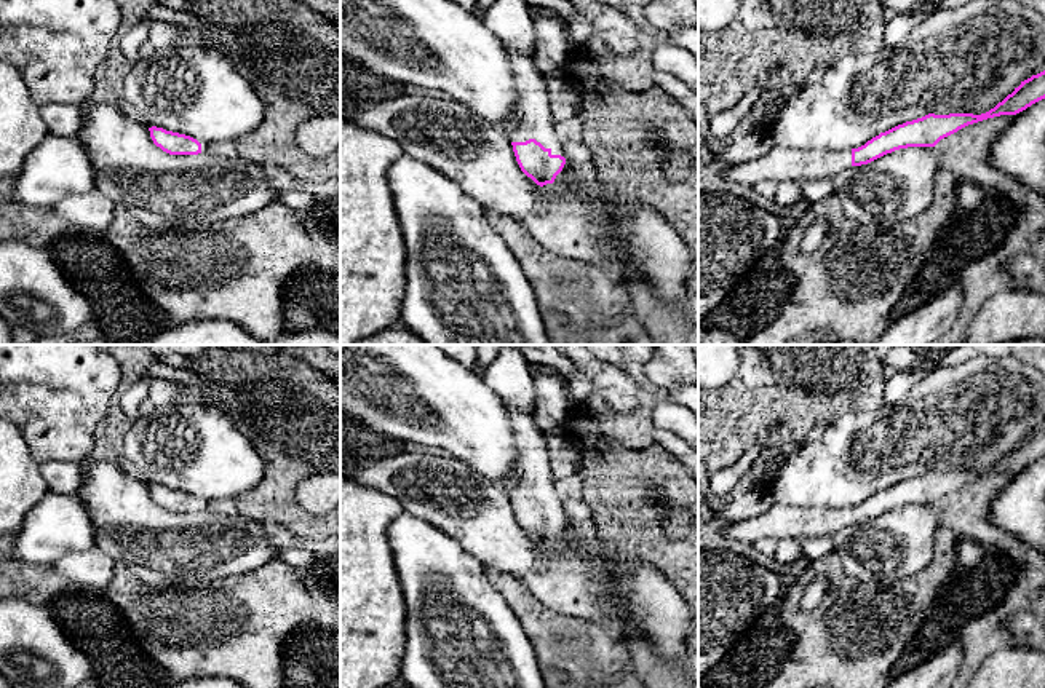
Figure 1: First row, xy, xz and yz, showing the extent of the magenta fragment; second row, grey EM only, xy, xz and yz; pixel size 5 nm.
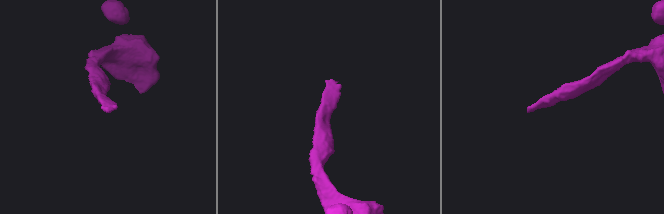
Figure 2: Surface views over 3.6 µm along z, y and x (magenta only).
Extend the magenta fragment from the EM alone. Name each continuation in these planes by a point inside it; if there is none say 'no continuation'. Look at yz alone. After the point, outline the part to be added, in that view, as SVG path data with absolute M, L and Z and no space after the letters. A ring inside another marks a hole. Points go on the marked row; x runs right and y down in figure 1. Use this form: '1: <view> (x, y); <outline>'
1: yz (780, 163); M773 145L764 156L740 163L722 174L714 171L714 176L753 187L759 180L804 182L832 179L847 168L852 168L852 148L834 152L783 148Z

